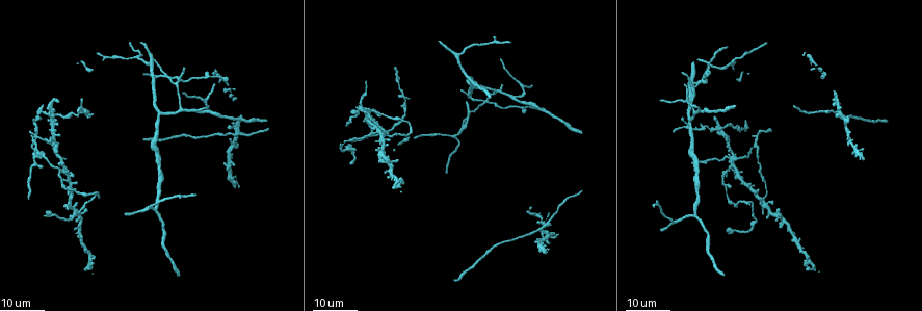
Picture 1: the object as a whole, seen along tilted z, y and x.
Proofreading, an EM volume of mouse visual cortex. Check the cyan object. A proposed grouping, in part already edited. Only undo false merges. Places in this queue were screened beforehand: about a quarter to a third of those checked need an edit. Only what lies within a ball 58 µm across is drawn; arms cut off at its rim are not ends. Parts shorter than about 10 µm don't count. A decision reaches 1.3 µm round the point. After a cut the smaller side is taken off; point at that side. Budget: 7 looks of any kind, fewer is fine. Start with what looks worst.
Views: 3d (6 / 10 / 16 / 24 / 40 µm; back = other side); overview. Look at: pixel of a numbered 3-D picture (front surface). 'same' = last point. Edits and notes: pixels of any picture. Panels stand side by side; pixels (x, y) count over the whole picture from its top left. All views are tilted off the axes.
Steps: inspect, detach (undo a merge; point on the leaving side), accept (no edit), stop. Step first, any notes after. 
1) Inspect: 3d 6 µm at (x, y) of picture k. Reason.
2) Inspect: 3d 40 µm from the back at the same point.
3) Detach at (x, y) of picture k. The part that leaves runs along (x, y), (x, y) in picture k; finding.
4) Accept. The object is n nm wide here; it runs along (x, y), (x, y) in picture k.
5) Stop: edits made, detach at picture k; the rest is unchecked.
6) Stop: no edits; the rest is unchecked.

Inspect: 3d 16 µm at (489, 100) of picture 1. Looks like a crossing.

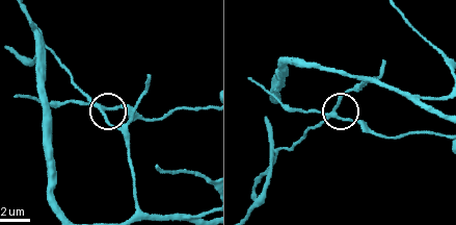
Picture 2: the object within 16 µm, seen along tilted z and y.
Inspect: 3d 10 µm at (102, 110) of picture 2.

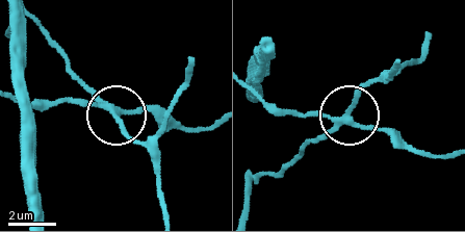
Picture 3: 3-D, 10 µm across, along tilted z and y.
Detach at (80, 100) of picture 3. The object is 240 nm wide here; a second neuron is stuck on.

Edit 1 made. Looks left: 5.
Inspect: 3d 16 µm at (198, 112) of picture 1. Three-way junction.

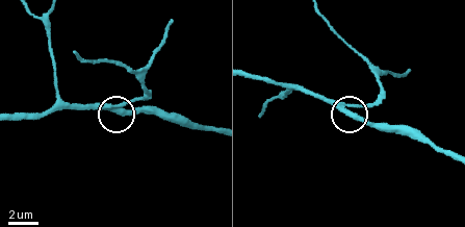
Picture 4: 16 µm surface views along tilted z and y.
Inspect: 3d 10 µm at (348, 112) of picture 4. Zoom in.

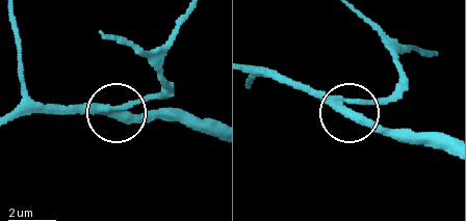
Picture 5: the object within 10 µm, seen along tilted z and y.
Inspect: 3d 10 µm from the back at (348, 106) of picture 5.

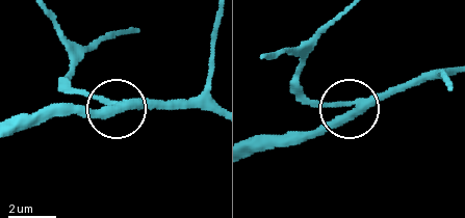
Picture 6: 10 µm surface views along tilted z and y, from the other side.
Accept. Continuous, no second neuron.

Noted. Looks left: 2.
Stop: edits made, detach at picture 3; the rest is unchecked.

